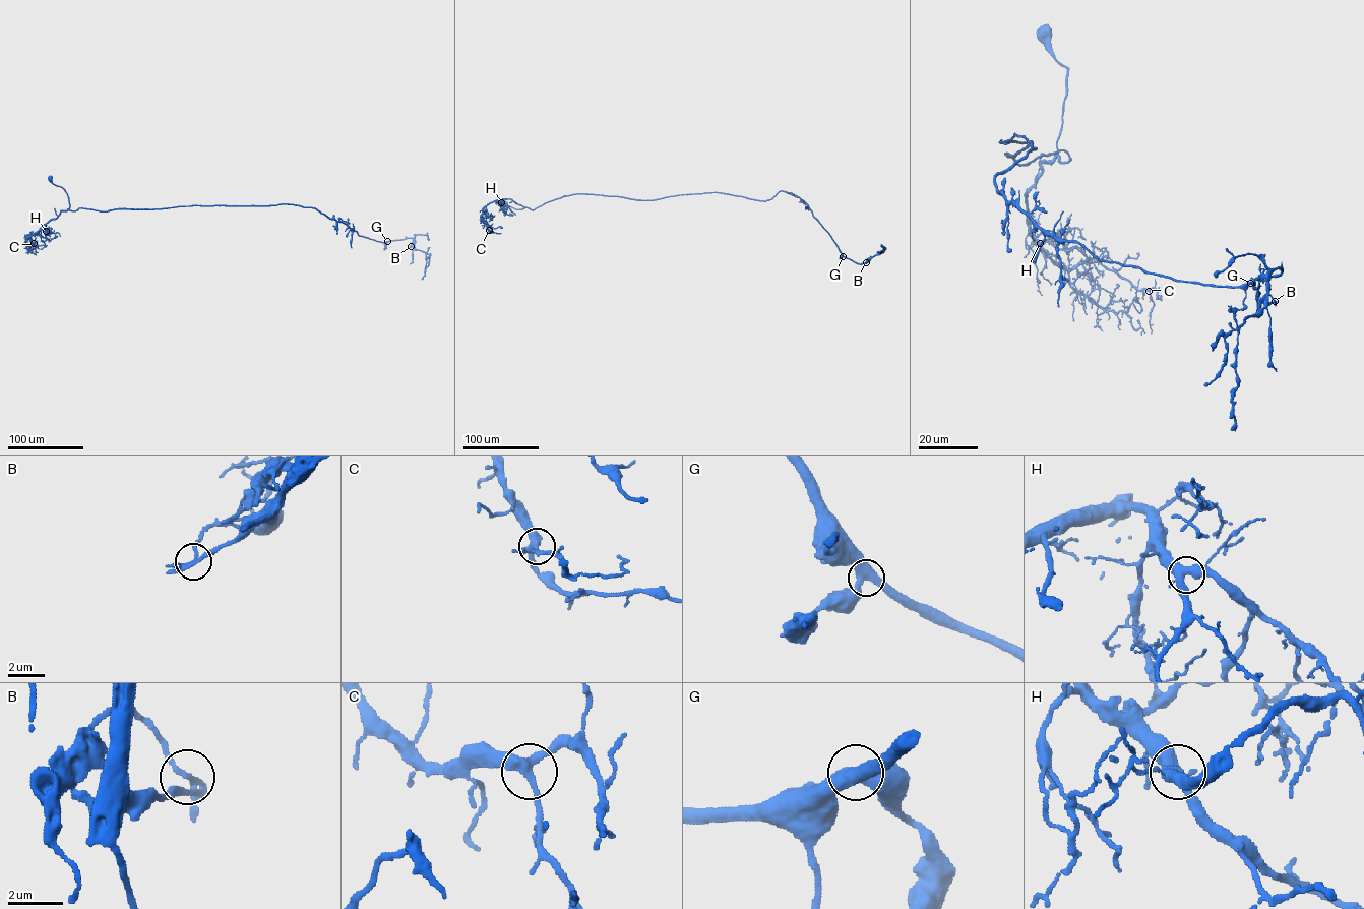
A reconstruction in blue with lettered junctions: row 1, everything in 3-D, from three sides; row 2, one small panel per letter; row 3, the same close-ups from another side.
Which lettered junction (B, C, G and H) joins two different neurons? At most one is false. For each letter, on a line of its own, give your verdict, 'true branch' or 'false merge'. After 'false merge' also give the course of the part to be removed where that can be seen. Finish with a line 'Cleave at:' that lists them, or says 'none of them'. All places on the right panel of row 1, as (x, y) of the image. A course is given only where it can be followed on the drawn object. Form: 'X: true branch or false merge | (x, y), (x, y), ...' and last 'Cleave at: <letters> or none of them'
B: true branch
C: true branch
G: true branch
H: true branch
Cleave at: none of them

